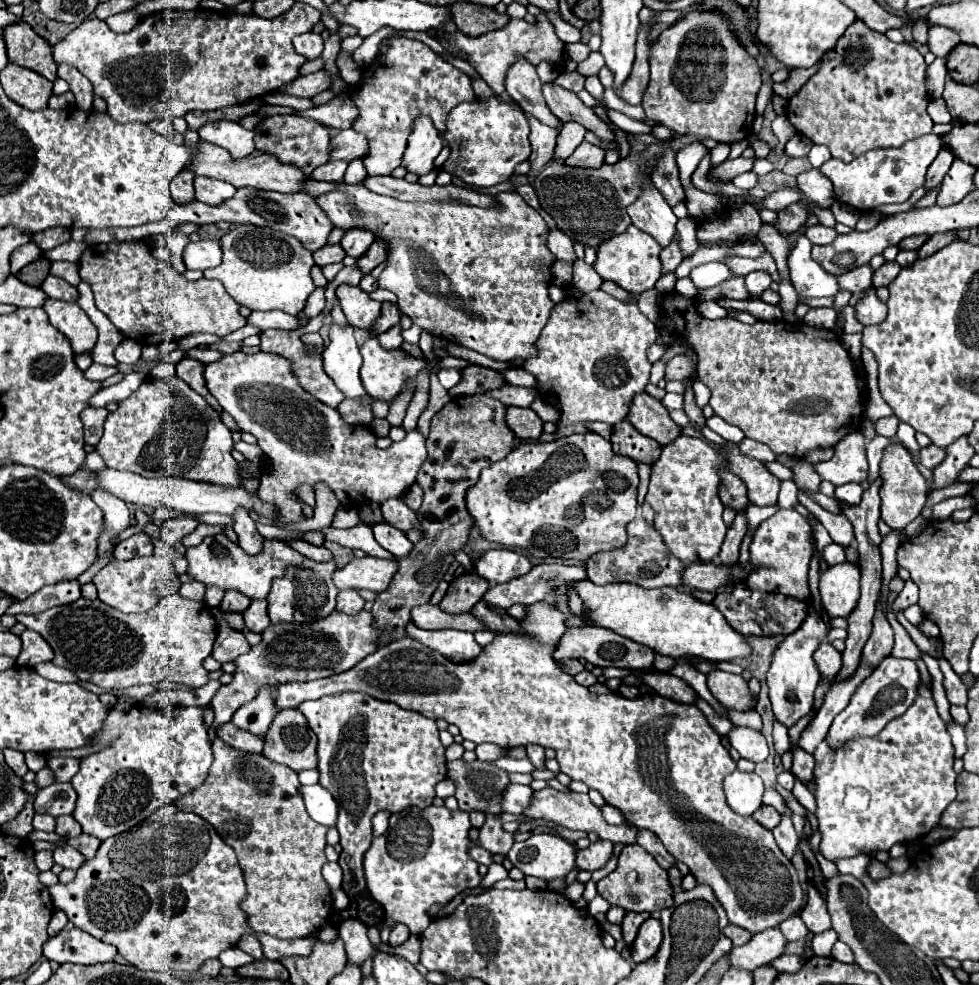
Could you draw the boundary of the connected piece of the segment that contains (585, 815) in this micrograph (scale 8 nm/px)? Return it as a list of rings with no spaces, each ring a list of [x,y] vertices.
[[[544,788],[540,792],[534,792],[532,796],[532,804],[524,810],[524,816],[534,818],[534,820],[546,820],[546,822],[554,822],[560,824],[564,828],[570,830],[584,830],[584,832],[594,832],[598,834],[602,840],[610,840],[610,842],[622,842],[622,844],[634,844],[636,842],[636,832],[638,828],[624,822],[620,826],[610,826],[604,818],[602,812],[596,804],[592,804],[592,800],[588,798],[588,794],[576,794],[576,792],[558,792],[554,788]]]

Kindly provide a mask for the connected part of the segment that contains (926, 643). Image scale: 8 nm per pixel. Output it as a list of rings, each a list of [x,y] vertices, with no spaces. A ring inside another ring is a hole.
[[[899,612],[897,614],[897,620],[904,626],[904,628],[911,636],[912,640],[922,652],[926,652],[934,658],[938,657],[936,646],[933,645],[930,640],[928,640],[928,638],[924,634],[922,634],[915,626],[908,622],[903,612]]]

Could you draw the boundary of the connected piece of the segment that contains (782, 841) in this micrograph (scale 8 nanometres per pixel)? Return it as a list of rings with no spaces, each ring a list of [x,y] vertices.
[[[786,808],[786,812],[782,814],[780,824],[772,830],[772,834],[774,834],[776,842],[780,844],[780,850],[782,850],[788,858],[792,858],[792,854],[794,854],[794,850],[796,850],[796,846],[798,846],[798,836],[796,836],[796,832],[794,832],[792,810],[790,810],[790,808]]]

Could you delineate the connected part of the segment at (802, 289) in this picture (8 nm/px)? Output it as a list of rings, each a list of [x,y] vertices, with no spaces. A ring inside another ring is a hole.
[[[800,236],[794,250],[788,256],[788,270],[792,286],[796,288],[800,298],[822,298],[836,296],[838,284],[836,276],[824,272],[820,264],[810,258],[812,244],[806,236]]]

